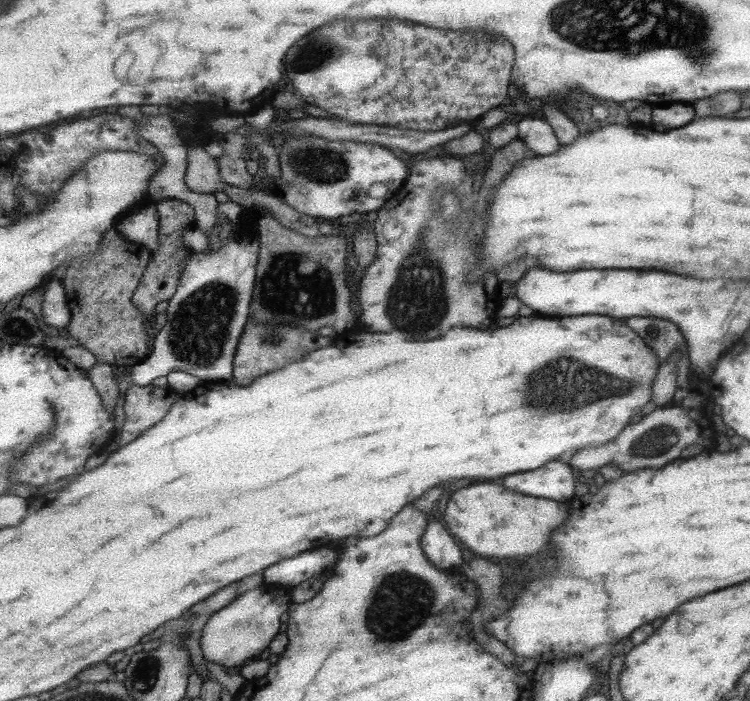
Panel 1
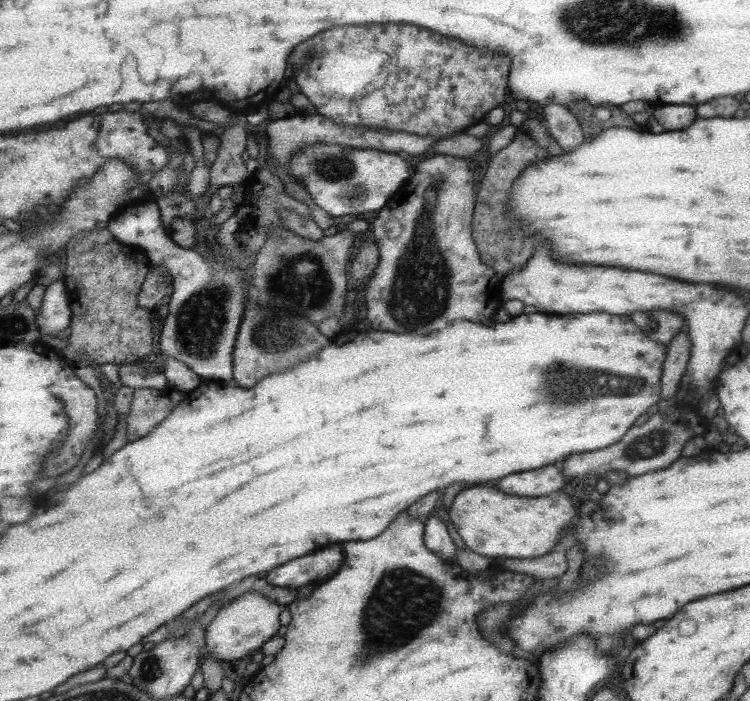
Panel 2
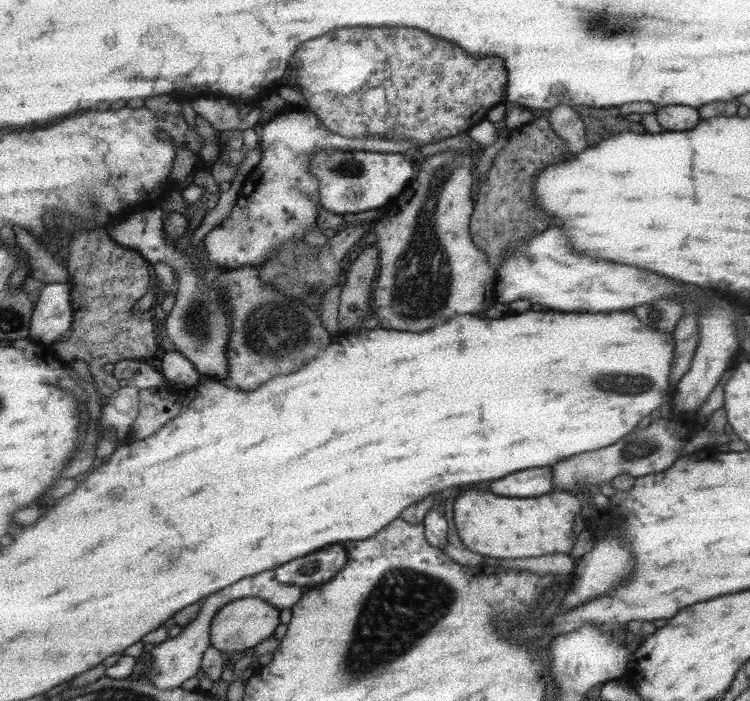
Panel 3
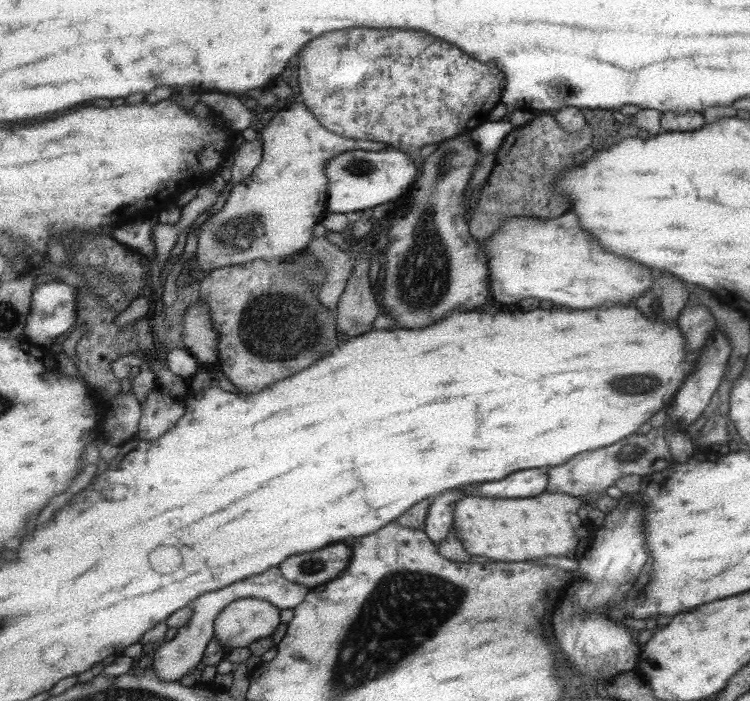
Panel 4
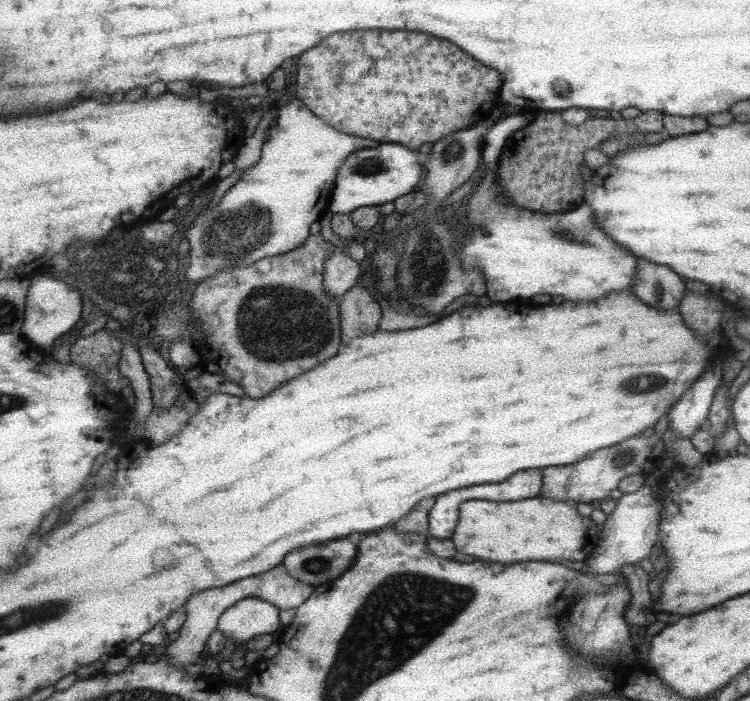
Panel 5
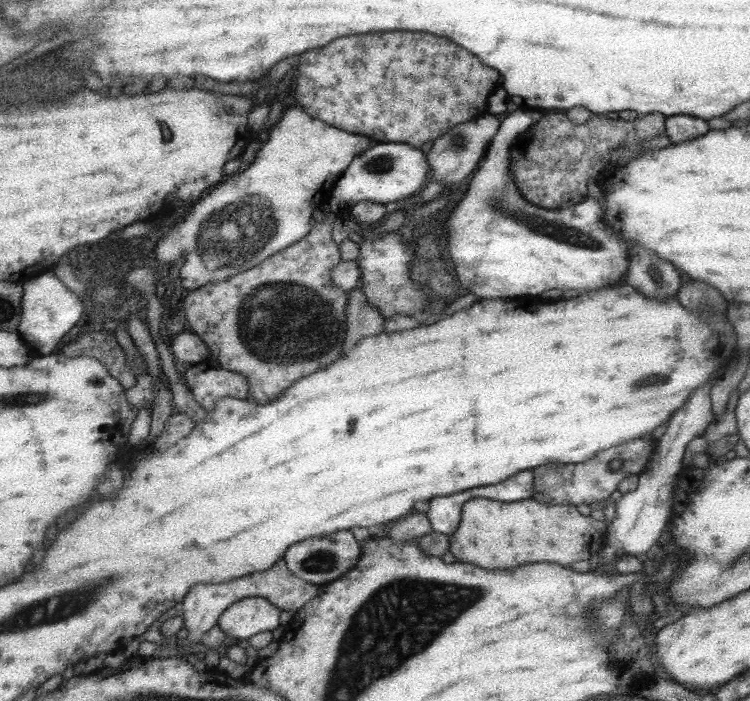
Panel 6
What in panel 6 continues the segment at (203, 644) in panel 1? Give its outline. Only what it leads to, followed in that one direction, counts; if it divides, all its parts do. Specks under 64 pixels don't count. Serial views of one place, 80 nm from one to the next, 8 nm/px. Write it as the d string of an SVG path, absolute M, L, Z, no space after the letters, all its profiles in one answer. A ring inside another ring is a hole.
M244 598L221 615L218 625L228 635L247 640L259 632L275 630L281 624L281 611L268 598Z

